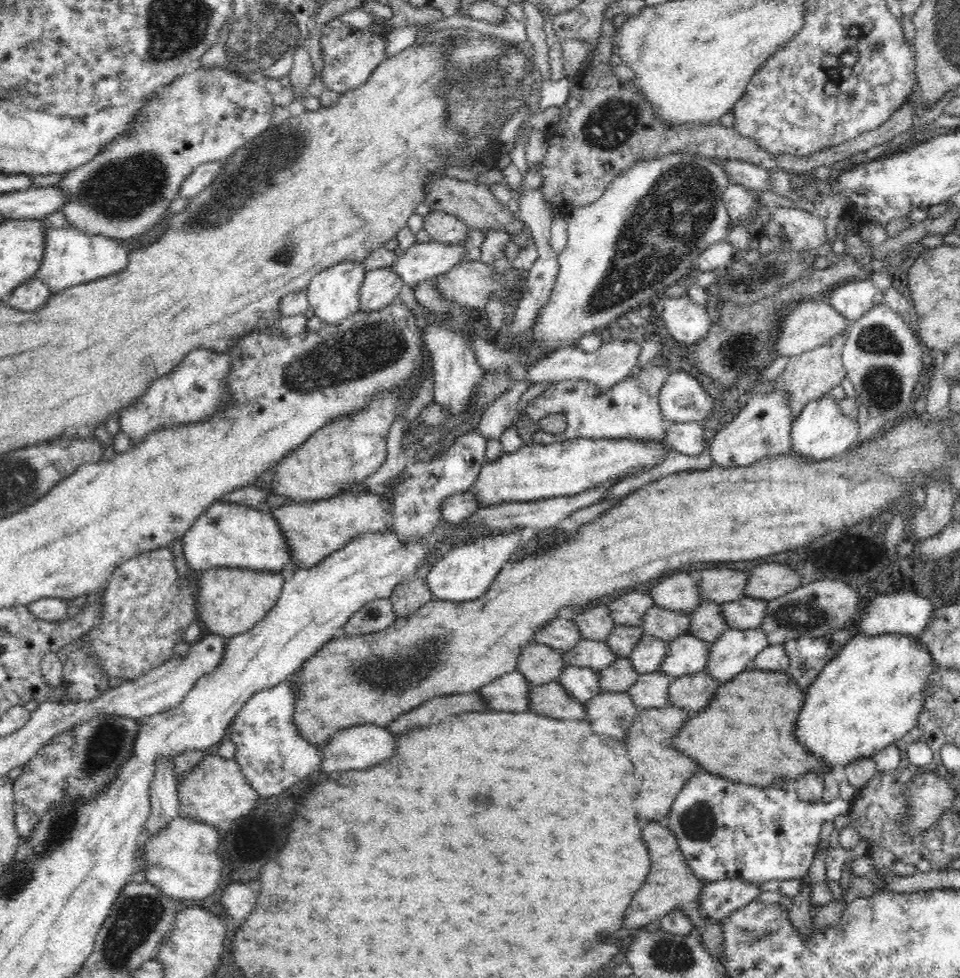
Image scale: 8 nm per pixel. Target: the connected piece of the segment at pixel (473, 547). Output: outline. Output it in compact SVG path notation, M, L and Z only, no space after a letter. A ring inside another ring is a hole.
M517 527L512 529L512 532L494 533L476 542L469 542L450 549L442 555L442 558L434 562L433 568L426 577L433 598L464 602L484 596L512 553L521 547L521 543L526 542L527 534L525 528Z

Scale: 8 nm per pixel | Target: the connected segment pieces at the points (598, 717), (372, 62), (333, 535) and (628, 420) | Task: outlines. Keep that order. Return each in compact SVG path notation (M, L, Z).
M602 692L585 705L592 731L623 740L641 711L627 692Z
M339 19L328 21L321 31L322 59L324 70L321 79L325 90L332 90L340 94L346 93L364 84L372 72L386 60L386 50L383 45L385 36L373 34L373 30L359 30L349 24L342 23Z
M348 491L312 503L290 503L270 512L287 539L294 563L299 569L310 569L361 535L390 532L391 528L386 523L390 506L384 497L380 497L379 491L375 494Z
M654 365L652 370L646 367L618 382L606 394L602 394L596 384L583 378L551 383L543 393L529 403L526 414L530 420L540 422L549 414L562 412L566 416L567 425L564 432L556 435L544 430L536 430L533 434L533 442L548 445L577 438L662 441L667 434L667 421L663 417L658 395L669 374L666 365Z

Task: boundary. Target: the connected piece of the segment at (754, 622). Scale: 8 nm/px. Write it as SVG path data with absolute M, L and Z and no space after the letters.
M745 595L744 598L722 603L720 611L728 621L728 628L755 629L760 628L763 619L766 618L766 608L768 608L766 599Z

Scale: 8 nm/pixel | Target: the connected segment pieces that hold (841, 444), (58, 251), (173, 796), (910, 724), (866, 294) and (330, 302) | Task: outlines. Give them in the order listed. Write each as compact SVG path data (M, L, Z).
M830 393L808 402L792 423L792 452L816 461L836 457L850 448L854 442L861 443L864 441L859 438L860 429L857 419L846 417L840 409L839 401L834 400Z
M71 226L48 229L45 232L46 245L38 277L48 285L52 294L71 286L86 284L124 270L129 254L126 248L114 238L88 236Z
M162 756L156 762L154 781L150 787L150 816L148 816L145 826L145 838L156 836L158 832L162 832L170 824L170 820L179 815L178 783L173 775L173 760L174 758Z
M857 633L834 655L833 660L826 664L826 666L820 671L820 674L816 676L814 684L808 686L804 690L804 708L798 716L798 724L796 724L796 736L798 740L808 748L808 751L814 753L818 757L822 757L826 761L826 765L830 767L830 770L836 767L844 767L850 762L854 762L857 758L873 757L876 752L882 750L888 745L895 744L897 740L904 738L914 726L916 726L918 716L922 712L922 704L924 702L924 688L926 688L926 682L928 676L935 669L932 656L918 645L916 638L906 634L894 634L886 633L883 635L876 635L866 637L866 633Z
M867 278L840 284L823 298L844 318L853 322L883 302L884 290Z
M342 262L319 272L311 279L307 288L309 307L322 324L340 324L358 311L359 292L365 272L362 262Z

